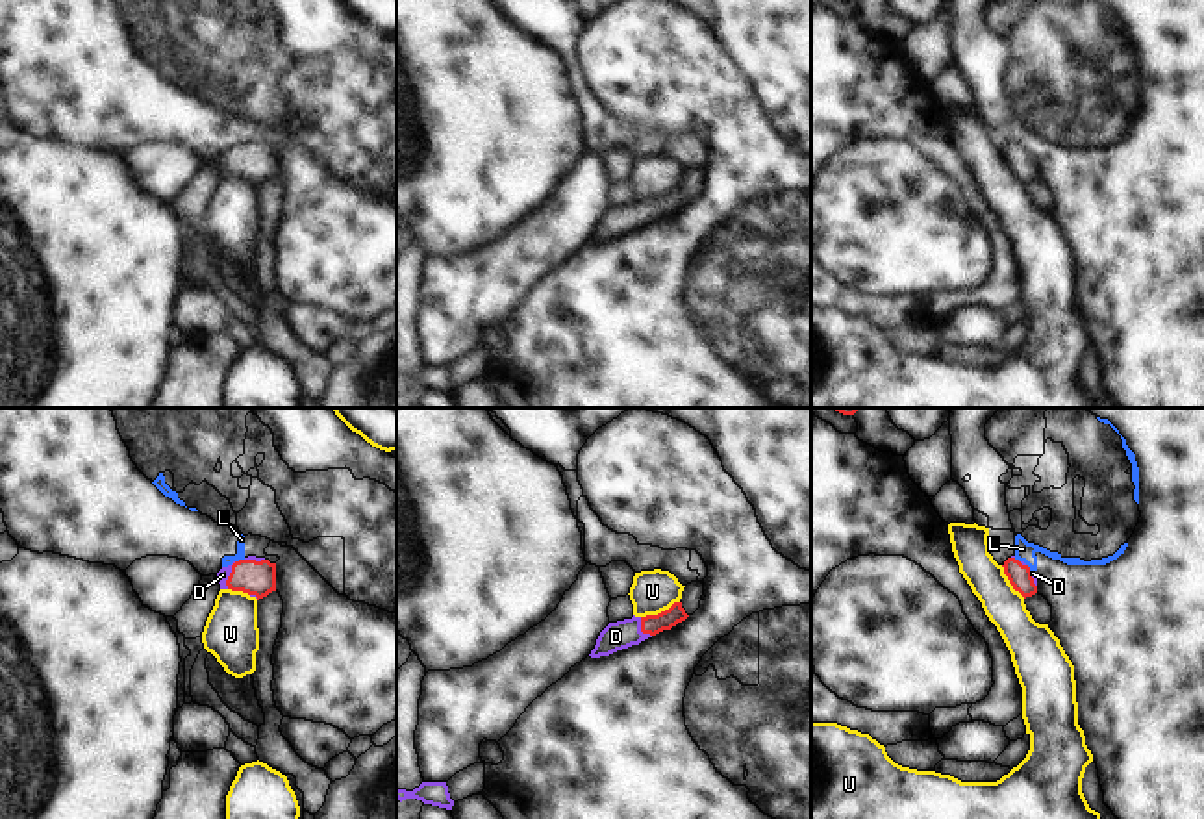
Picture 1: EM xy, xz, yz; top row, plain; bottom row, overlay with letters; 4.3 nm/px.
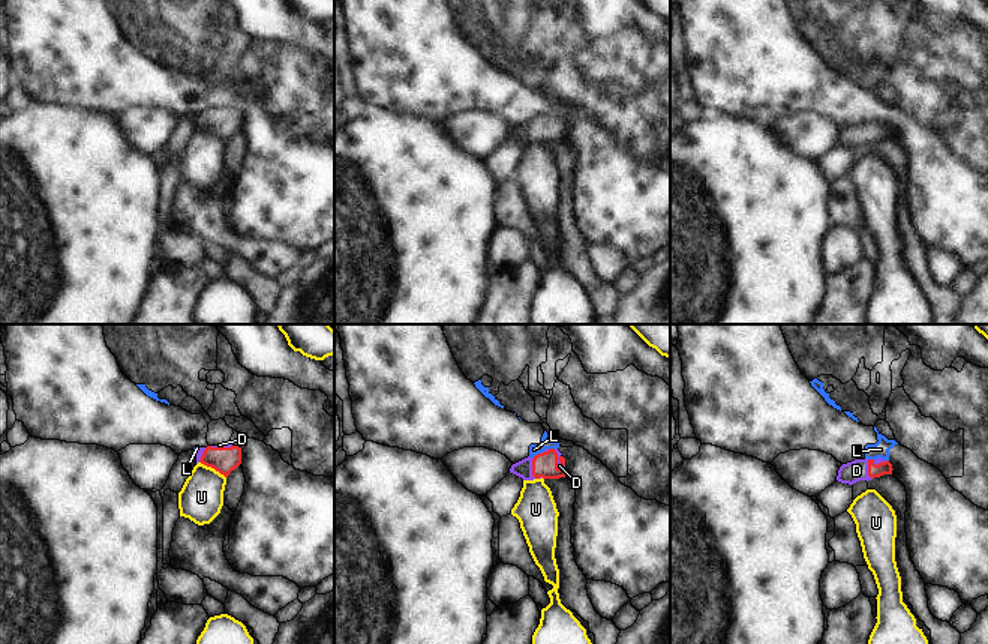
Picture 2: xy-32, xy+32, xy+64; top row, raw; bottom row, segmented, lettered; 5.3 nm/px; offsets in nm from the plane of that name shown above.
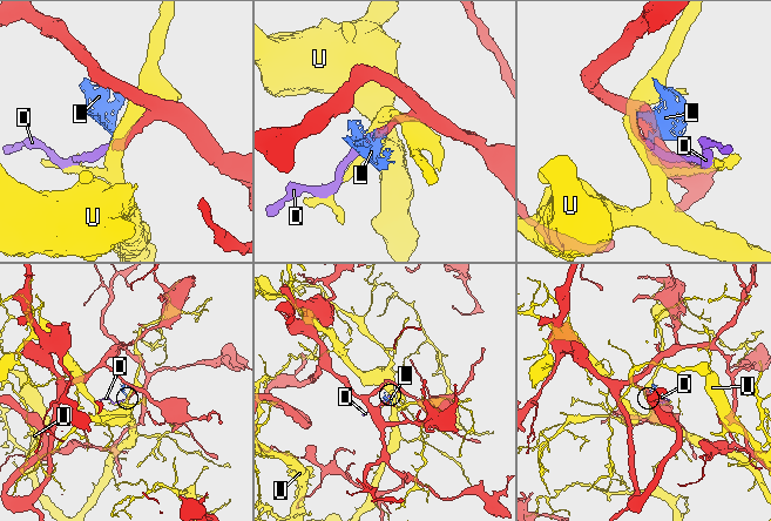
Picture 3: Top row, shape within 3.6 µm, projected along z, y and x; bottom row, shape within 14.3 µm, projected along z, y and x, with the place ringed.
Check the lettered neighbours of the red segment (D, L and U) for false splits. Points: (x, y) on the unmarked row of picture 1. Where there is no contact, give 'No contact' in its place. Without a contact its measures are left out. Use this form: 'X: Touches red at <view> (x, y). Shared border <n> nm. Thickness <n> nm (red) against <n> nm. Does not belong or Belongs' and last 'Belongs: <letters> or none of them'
D: Touches red at xy (230, 160). Shared border 130 nm. Thickness 150 nm (red) against 50 nm. Belongs
L: Touches red at xy (239, 145). Shared border 40 nm. Thickness 150 nm (red) against 50 nm. Does not belong
U: Touches red at xz (662, 197). Shared border 180 nm. Thickness 90 nm (red) against 190 nm. Does not belong
Belongs: D.

